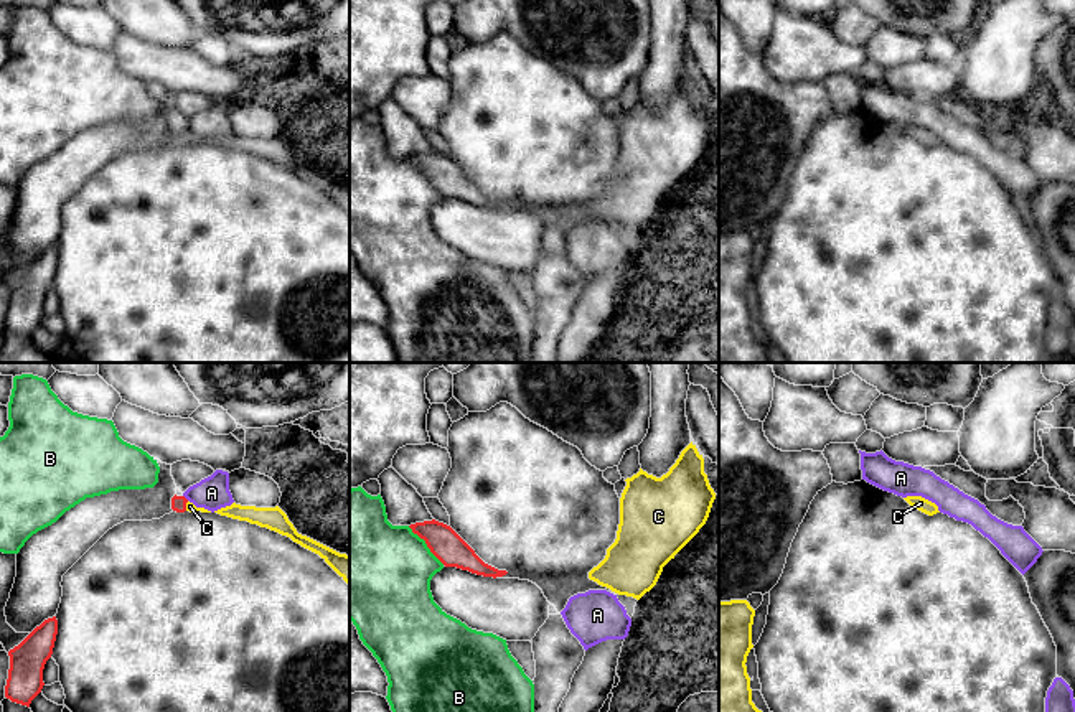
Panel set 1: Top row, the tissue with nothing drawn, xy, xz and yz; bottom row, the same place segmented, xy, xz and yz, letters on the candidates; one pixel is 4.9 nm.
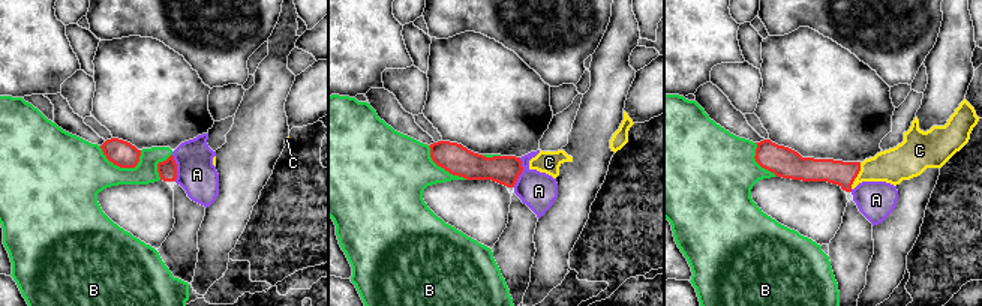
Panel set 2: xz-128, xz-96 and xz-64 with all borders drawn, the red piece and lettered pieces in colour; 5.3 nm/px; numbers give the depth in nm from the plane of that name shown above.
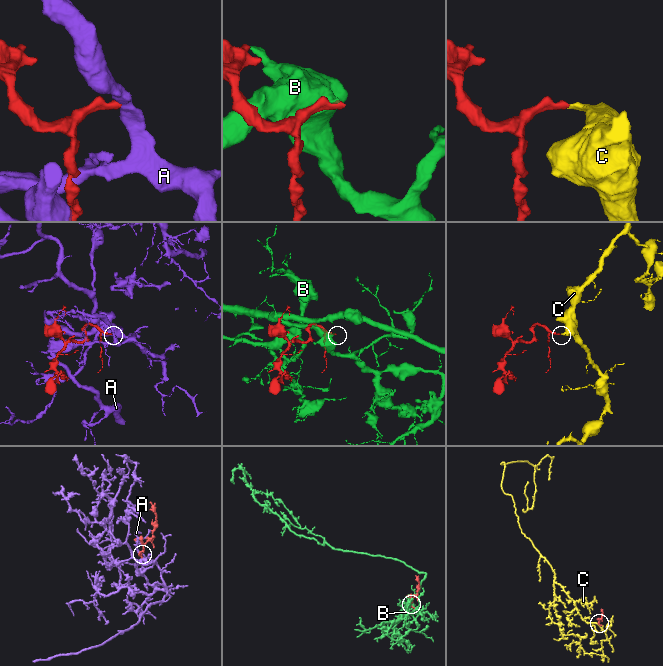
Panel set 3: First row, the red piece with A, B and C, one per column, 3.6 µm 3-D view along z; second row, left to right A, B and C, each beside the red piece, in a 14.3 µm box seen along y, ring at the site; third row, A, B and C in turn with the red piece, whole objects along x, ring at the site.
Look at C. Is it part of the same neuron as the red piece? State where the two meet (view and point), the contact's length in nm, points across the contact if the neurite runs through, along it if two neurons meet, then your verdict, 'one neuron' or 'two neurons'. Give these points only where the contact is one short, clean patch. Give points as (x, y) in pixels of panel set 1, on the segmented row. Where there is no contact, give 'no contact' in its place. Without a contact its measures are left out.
contact xy (185, 506); length 50 nm; way xy (178, 503), (185, 506), (190, 506); one neuron

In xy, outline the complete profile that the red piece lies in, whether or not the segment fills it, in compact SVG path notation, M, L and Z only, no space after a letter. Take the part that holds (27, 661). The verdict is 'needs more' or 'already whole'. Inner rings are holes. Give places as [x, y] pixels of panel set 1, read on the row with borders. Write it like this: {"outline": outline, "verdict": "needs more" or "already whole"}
{"outline": "M56 616L45 620L18 646L8 651L10 669L5 686L5 697L12 702L30 707L41 692L43 669L53 654L58 635Z", "verdict": "already whole"}

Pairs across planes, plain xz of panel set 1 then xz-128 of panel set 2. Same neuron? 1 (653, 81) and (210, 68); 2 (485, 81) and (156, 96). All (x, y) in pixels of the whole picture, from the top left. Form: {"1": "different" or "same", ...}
{"1": "different", "2": "same"}

